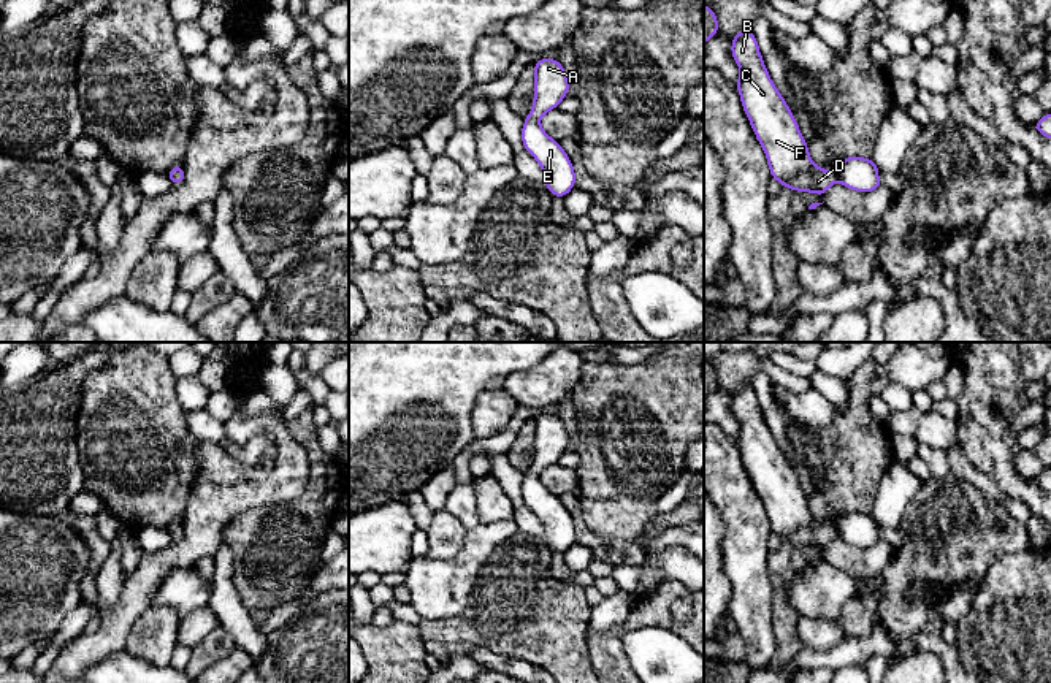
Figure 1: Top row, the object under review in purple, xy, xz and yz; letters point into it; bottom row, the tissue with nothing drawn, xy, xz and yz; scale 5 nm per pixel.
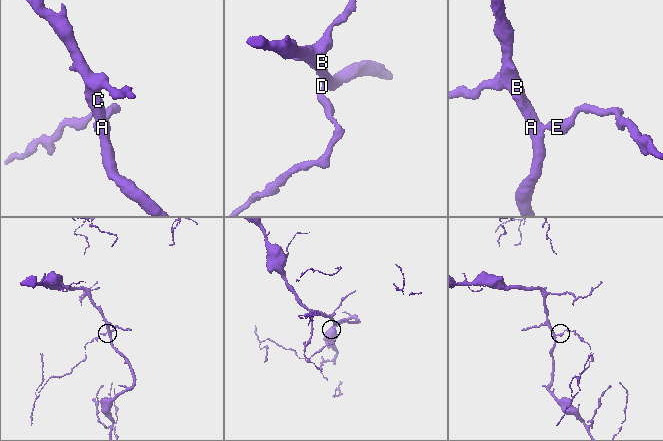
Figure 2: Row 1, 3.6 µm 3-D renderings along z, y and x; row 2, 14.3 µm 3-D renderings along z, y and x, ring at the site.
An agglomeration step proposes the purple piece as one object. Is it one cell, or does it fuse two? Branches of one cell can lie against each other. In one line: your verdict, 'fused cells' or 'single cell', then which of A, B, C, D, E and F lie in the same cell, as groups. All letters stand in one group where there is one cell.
single cell | A B C D E F

